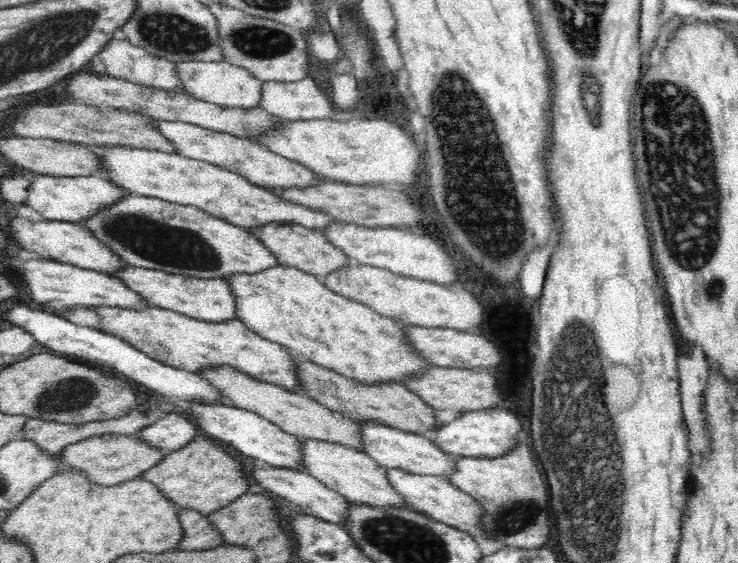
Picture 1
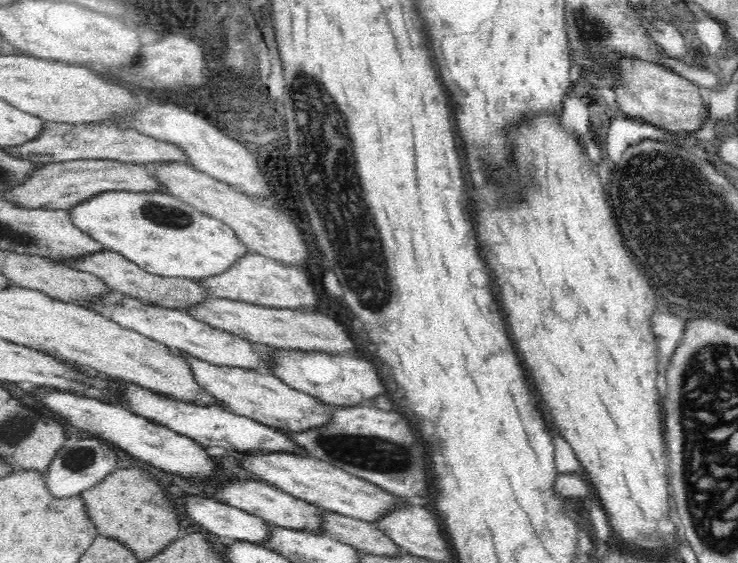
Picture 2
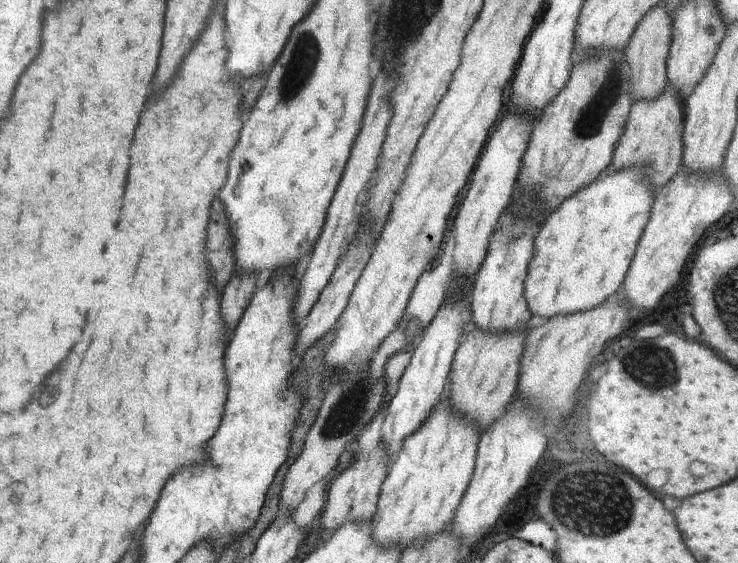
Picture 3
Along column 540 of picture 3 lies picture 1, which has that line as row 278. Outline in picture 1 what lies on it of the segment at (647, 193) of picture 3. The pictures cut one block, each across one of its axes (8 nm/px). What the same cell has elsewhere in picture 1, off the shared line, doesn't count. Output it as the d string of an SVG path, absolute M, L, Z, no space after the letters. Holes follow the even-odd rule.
M276 265L254 274L234 273L226 281L231 293L236 297L236 319L262 338L288 347L302 360L334 370L364 385L377 385L388 381L403 384L404 377L420 378L428 368L434 366L408 345L404 335L406 328L400 322L378 314L366 304L336 294L320 283L316 275L296 267Z

